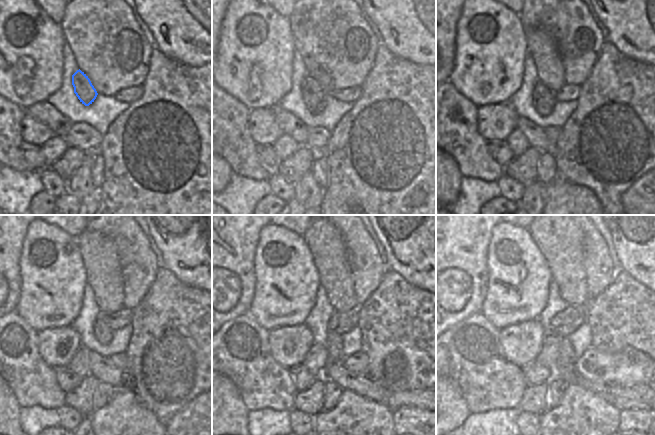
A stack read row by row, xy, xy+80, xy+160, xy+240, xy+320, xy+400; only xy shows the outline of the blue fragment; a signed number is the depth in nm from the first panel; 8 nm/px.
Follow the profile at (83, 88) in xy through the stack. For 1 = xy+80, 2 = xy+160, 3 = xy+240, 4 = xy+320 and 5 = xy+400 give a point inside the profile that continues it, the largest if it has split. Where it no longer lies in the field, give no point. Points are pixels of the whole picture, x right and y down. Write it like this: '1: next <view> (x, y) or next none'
1: next xy+80 (314, 96)
2: next xy+160 (543, 100)
3: next xy+240 (103, 334)
4: next xy+320 (334, 344)
5: next xy+400 (565, 367)

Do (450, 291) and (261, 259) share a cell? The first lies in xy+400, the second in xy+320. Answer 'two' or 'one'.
two

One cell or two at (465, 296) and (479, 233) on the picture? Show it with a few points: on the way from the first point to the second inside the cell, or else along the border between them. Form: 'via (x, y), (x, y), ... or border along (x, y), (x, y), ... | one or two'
via (464, 280), (467, 272), (467, 254), (471, 249) | one

